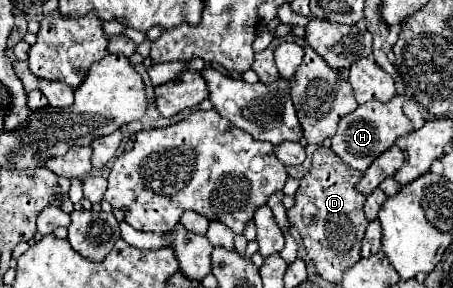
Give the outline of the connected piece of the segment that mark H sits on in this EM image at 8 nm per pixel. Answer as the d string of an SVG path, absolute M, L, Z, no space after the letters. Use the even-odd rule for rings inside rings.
M396 95L388 103L370 101L370 103L358 105L358 109L354 113L340 119L330 147L334 149L334 153L338 153L338 157L342 157L342 161L346 161L346 165L364 173L368 169L370 161L374 161L374 157L378 157L380 153L384 153L384 149L394 145L396 137L412 133L412 121L406 117L406 113L402 109L406 101L408 101L408 97Z

